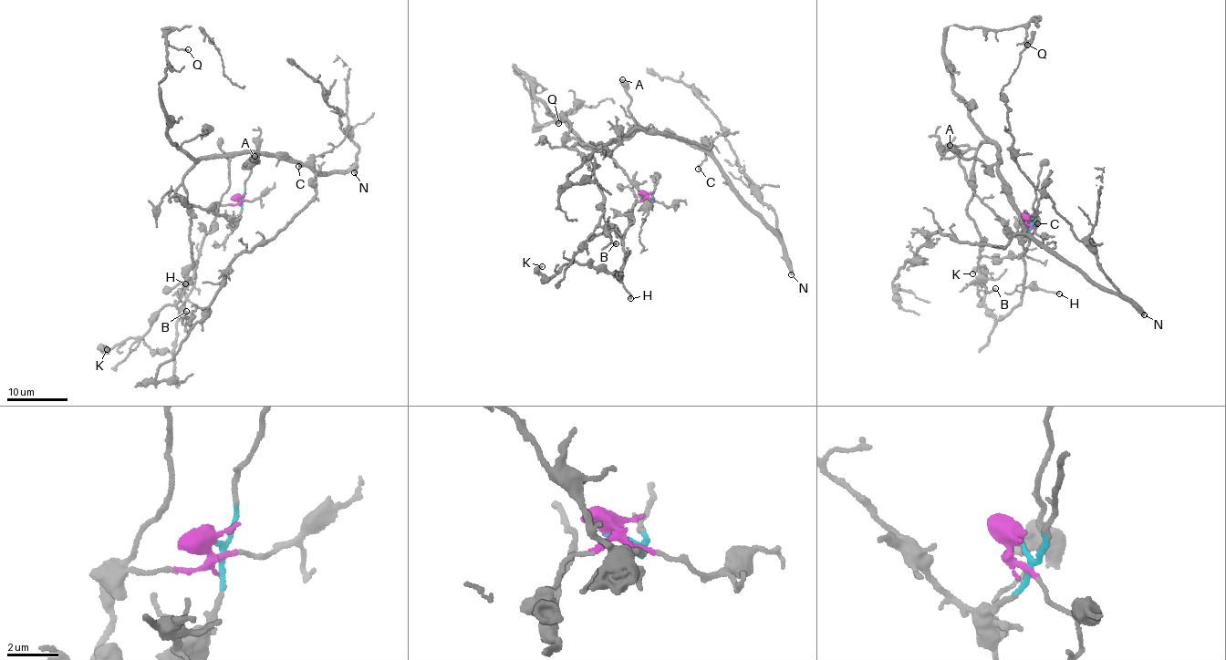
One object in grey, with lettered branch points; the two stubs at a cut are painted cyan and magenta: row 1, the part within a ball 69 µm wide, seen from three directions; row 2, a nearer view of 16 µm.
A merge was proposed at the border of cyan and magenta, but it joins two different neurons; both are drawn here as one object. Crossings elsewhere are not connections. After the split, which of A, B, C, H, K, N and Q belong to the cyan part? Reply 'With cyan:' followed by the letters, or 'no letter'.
With cyan: A, B, C, N, Q

